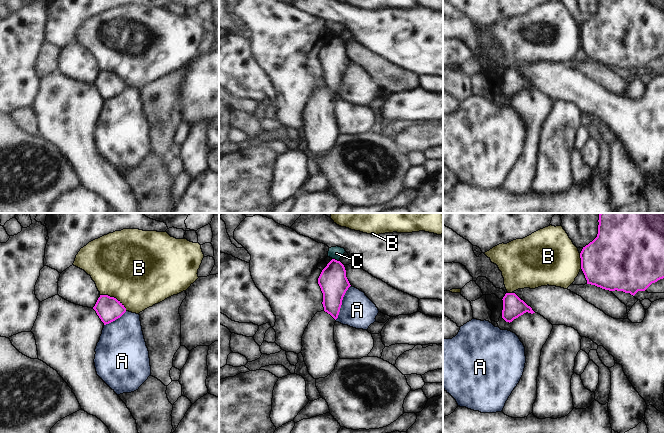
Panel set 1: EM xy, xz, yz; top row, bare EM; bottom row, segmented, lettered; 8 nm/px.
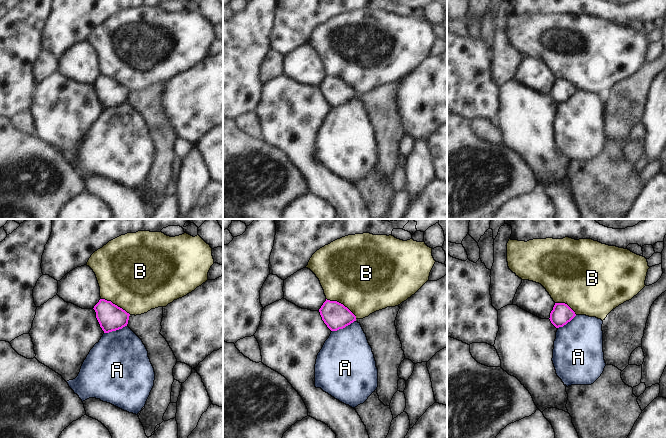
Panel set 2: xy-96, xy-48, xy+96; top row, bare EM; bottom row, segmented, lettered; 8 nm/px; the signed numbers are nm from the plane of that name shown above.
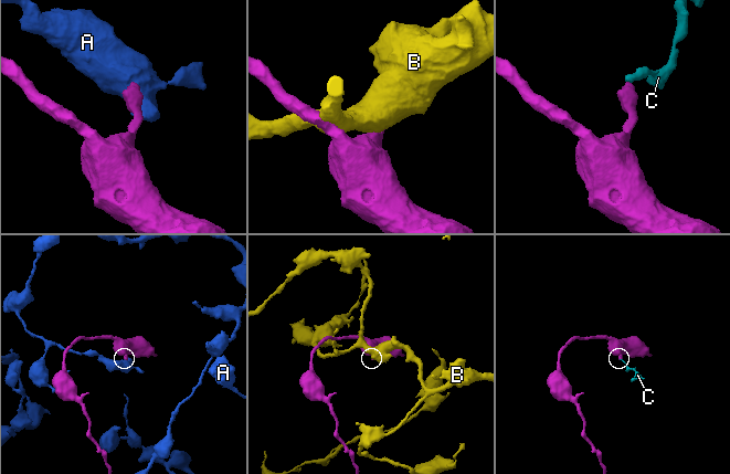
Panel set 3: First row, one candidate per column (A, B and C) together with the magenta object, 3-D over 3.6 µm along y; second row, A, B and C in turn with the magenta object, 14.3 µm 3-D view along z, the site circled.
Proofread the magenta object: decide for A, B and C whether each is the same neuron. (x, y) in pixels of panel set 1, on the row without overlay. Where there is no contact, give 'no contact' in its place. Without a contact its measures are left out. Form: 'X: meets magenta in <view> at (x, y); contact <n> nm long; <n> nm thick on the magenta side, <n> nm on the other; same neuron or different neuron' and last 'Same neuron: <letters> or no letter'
A: meets magenta in xz at (341, 78); contact 300 nm long; 220 nm thick on the magenta side, 280 nm on the other; different neuron
B: meets magenta in xy at (113, 73); contact 260 nm long; 200 nm thick on the magenta side, 500 nm on the other; different neuron
C: meets magenta in xz at (334, 35); contact 60 nm long; 220 nm thick on the magenta side, 100 nm on the other; different neuron
Same neuron: no letter

